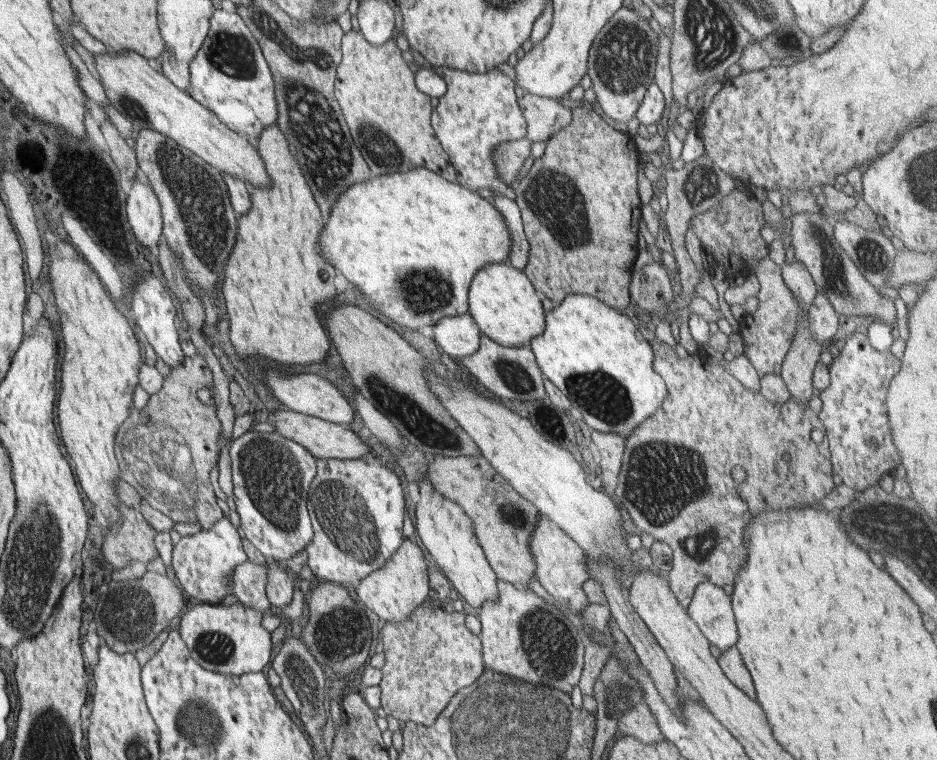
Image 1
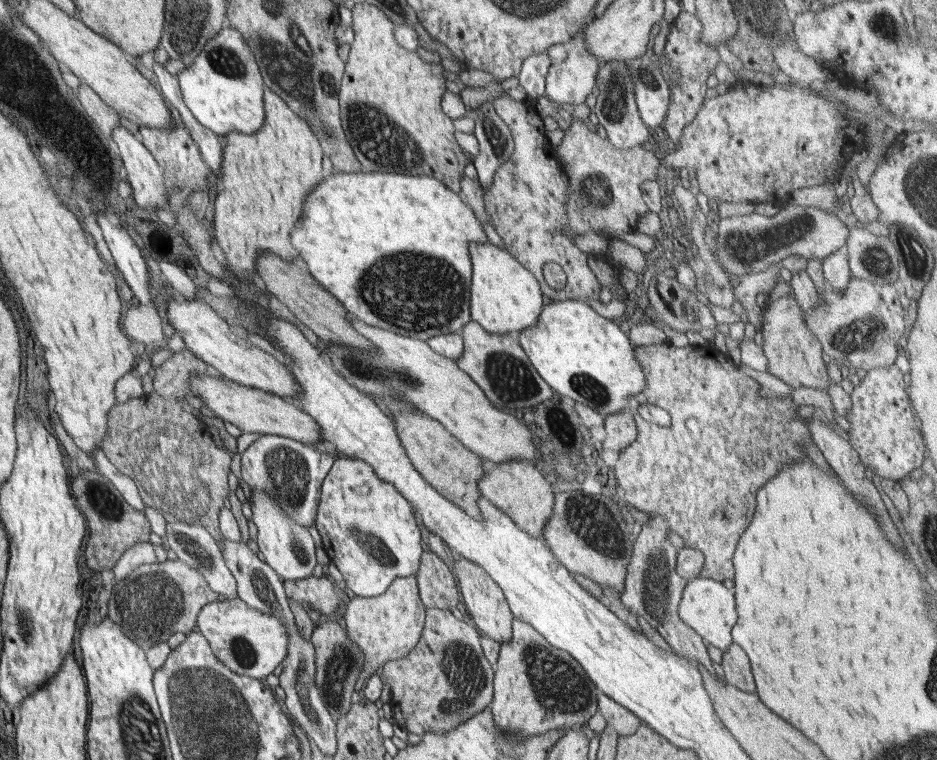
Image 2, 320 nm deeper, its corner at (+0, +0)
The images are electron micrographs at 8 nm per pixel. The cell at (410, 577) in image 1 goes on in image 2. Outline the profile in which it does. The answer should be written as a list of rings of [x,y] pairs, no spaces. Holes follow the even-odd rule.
[[[416,574],[395,578],[380,596],[348,597],[342,609],[347,637],[365,656],[354,690],[362,691],[369,677],[376,674],[389,660],[398,660],[416,647],[423,633],[426,611],[419,595]]]

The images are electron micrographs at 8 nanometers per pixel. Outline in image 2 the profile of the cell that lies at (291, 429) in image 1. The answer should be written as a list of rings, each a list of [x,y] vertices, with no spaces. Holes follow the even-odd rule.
[[[193,374],[189,378],[189,384],[200,400],[206,403],[206,407],[223,421],[227,420],[237,426],[242,433],[282,436],[310,447],[316,442],[324,442],[320,426],[317,426],[316,421],[290,400],[280,398],[270,392],[242,386],[225,377],[222,380],[222,378]]]

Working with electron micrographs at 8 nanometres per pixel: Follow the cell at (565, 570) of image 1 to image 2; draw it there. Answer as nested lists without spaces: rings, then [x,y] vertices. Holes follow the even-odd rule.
[[[481,458],[484,469],[483,477],[478,483],[479,492],[508,518],[512,519],[522,530],[529,535],[543,540],[543,528],[547,520],[552,518],[554,512],[555,495],[540,468],[531,462],[511,460],[503,463],[493,463],[491,460]]]

